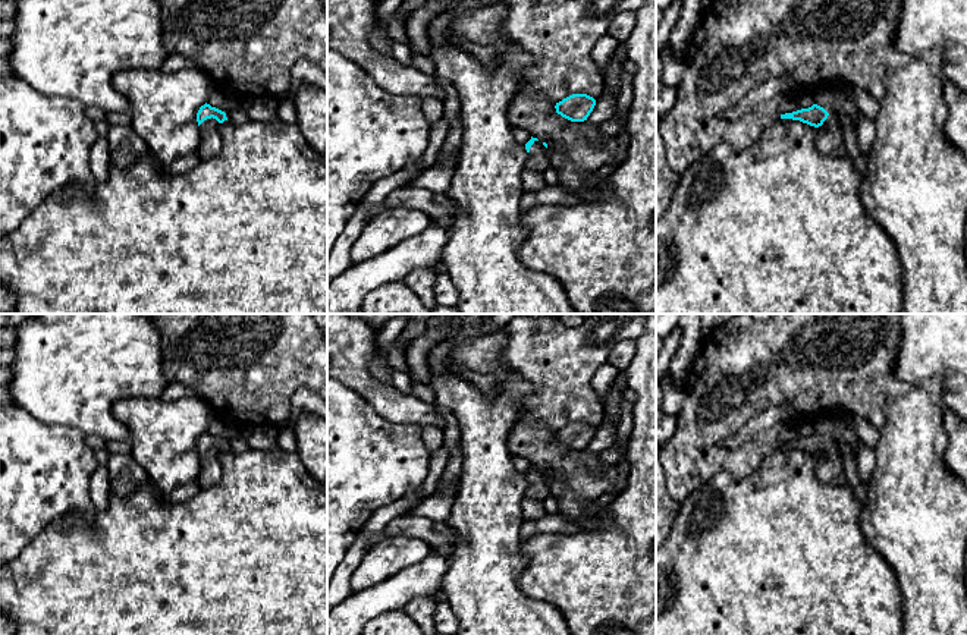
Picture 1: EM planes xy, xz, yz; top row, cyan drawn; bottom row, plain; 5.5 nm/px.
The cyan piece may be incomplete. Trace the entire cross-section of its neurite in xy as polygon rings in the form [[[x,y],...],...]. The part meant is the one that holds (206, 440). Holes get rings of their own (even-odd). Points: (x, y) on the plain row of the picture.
[[[207,431],[200,436],[200,438],[197,441],[197,450],[200,455],[201,471],[200,471],[195,482],[201,488],[211,487],[216,482],[219,482],[219,480],[222,478],[223,471],[220,466],[219,455],[225,449],[227,449],[225,440],[222,440],[216,436],[211,436]]]

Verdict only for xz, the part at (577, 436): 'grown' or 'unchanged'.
unchanged

